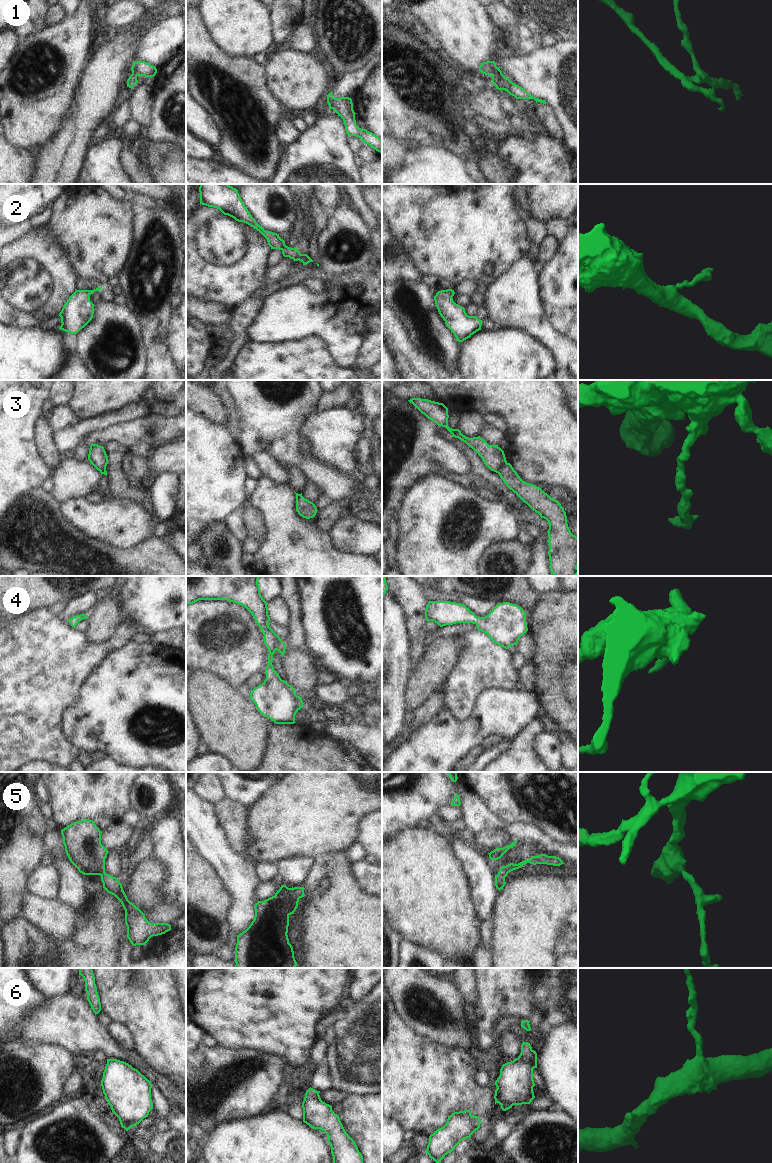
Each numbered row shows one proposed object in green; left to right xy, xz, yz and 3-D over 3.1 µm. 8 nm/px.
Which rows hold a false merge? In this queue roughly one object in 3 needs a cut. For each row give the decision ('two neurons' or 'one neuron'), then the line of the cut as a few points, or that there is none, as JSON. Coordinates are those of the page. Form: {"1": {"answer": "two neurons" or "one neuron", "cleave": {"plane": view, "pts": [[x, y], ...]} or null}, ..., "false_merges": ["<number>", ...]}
{"1": {"answer": "two neurons", "cleave": {"plane": "yz", "pts": [[492, 74], [502, 75]]}}, "2": {"answer": "one neuron", "cleave": null}, "3": {"answer": "two neurons", "cleave": {"plane": "yz", "pts": [[506, 462], [497, 472]]}}, "4": {"answer": "one neuron", "cleave": null}, "5": {"answer": "one neuron", "cleave": null}, "6": {"answer": "one neuron", "cleave": null}, "false_merges": ["1", "3"]}

